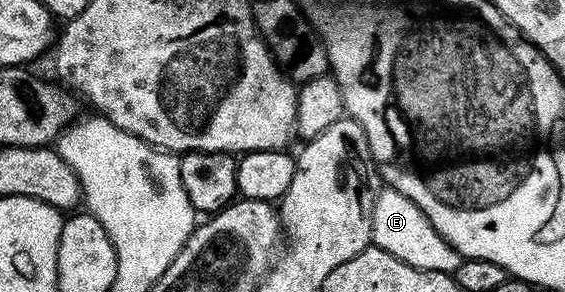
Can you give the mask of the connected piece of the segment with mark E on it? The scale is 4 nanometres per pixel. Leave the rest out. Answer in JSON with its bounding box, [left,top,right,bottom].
[371,187,462,274]

